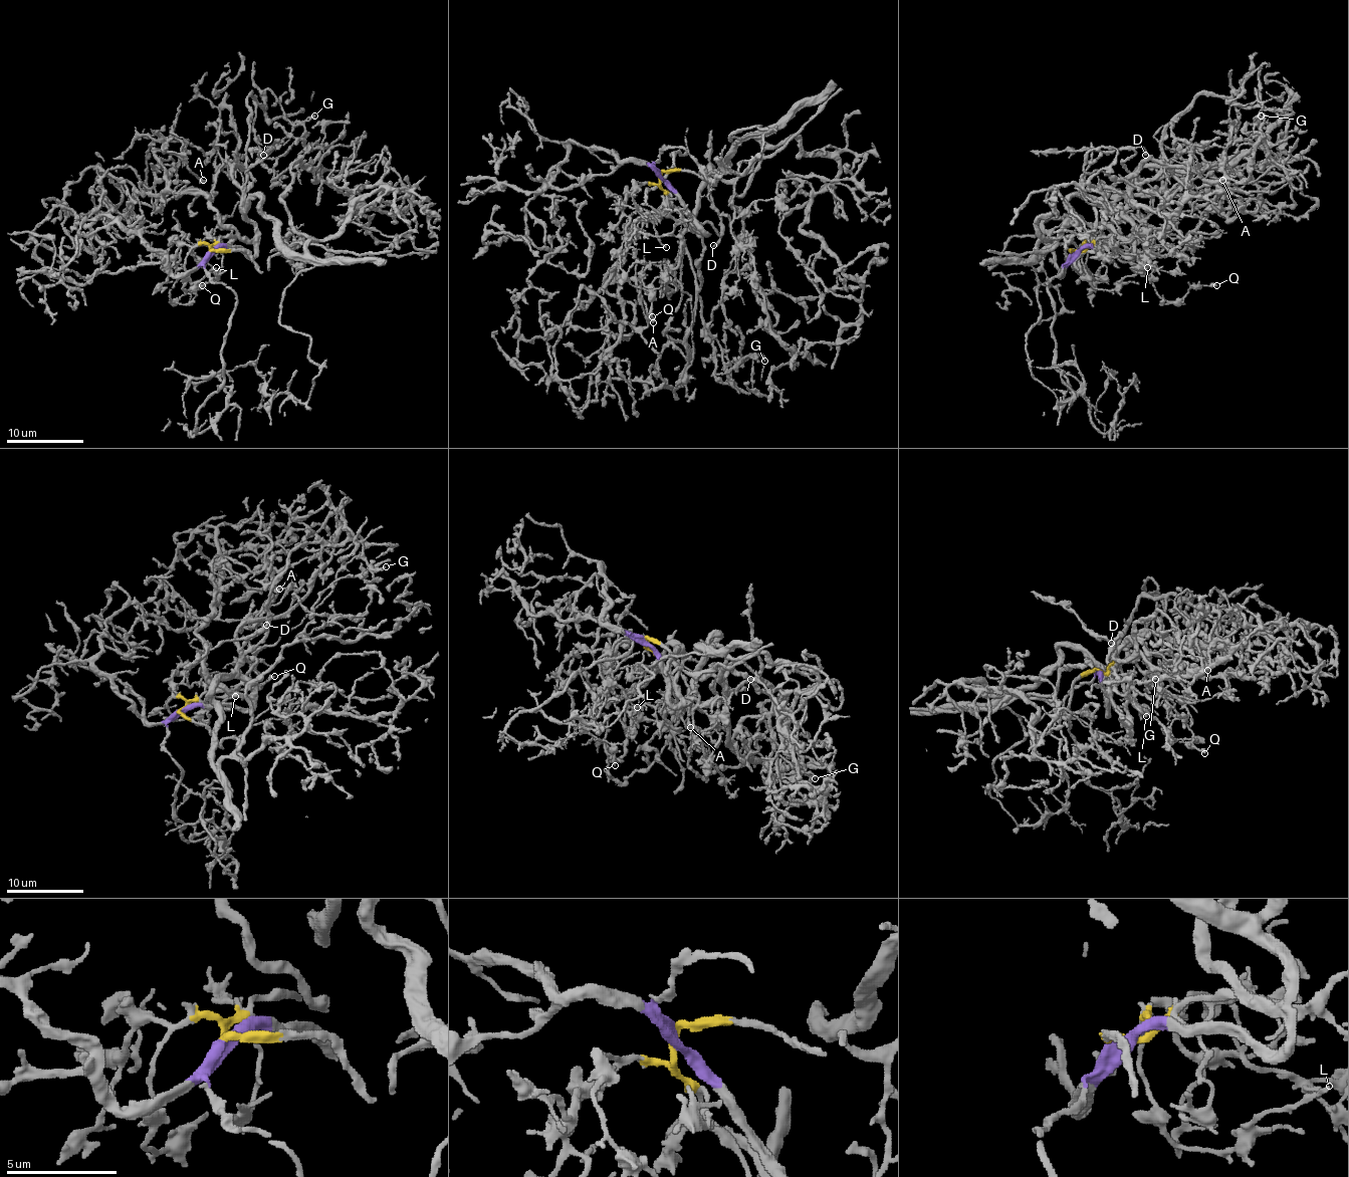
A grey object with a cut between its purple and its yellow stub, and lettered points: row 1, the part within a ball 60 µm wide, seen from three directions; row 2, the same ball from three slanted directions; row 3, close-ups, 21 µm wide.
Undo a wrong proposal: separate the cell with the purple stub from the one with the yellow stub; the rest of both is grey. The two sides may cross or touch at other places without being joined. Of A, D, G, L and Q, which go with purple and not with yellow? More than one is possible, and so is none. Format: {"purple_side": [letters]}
{"purple_side": ["A", "D", "G"]}

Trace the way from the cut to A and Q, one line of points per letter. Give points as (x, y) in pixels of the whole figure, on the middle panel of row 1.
A: (660, 177), (704, 232), (681, 211), (664, 205), (633, 225), (626, 253), (607, 280), (633, 280), (653, 322)
Q: (660, 177), (660, 182), (643, 182), (624, 200), (630, 219), (620, 265), (626, 278), (649, 292), (653, 317)

